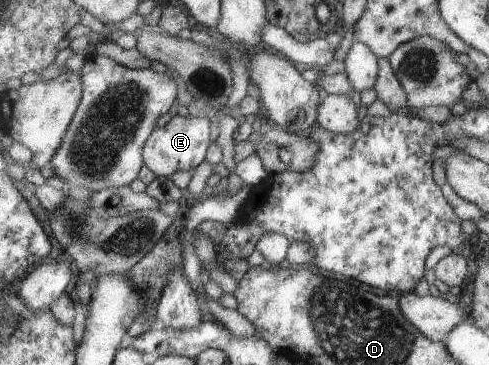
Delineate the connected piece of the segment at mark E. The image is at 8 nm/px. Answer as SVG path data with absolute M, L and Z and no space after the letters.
M173 117L164 127L158 127L148 139L143 151L145 166L155 176L172 177L178 172L196 169L206 162L210 141L210 119L200 117Z

